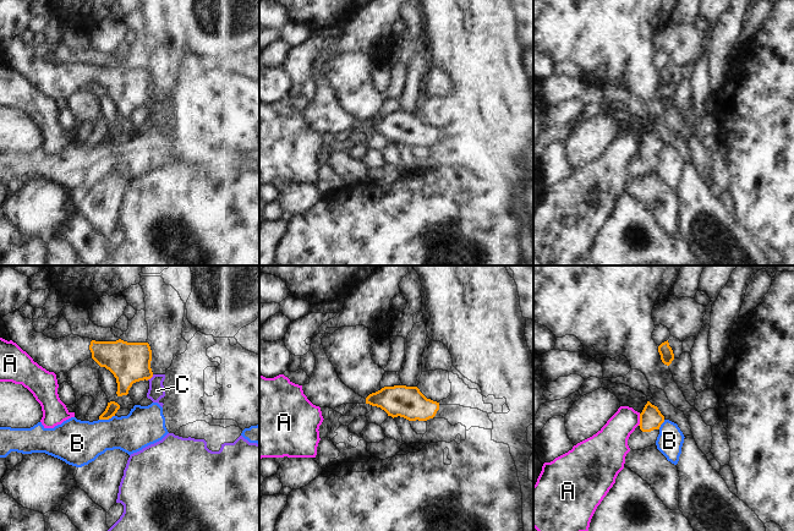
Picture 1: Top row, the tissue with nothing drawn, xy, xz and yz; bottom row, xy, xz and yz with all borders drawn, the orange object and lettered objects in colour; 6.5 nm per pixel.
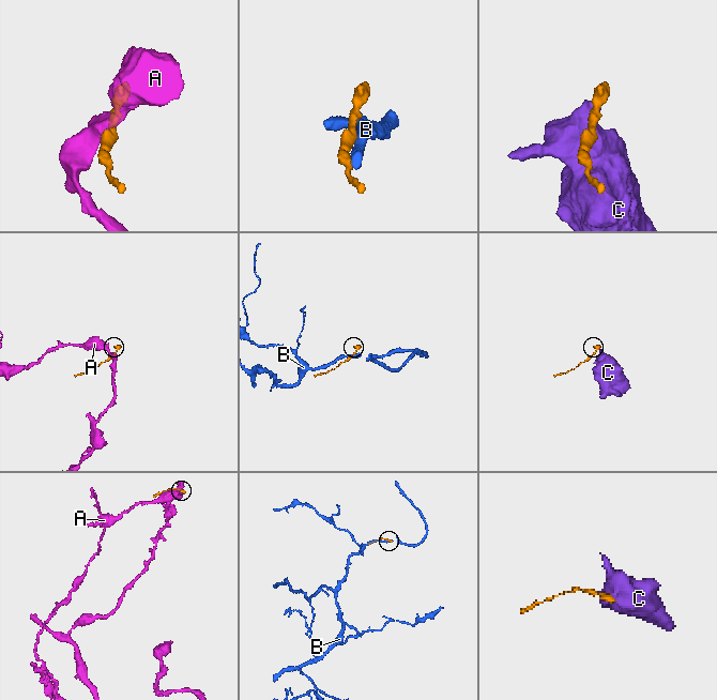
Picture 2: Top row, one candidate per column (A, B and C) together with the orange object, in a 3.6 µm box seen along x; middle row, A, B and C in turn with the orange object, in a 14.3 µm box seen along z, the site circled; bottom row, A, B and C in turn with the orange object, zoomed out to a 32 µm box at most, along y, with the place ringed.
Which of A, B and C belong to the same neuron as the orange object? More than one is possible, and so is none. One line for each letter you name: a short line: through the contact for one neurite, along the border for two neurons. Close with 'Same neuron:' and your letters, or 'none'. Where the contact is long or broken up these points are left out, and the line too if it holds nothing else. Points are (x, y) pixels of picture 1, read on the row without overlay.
Same neuron: none

